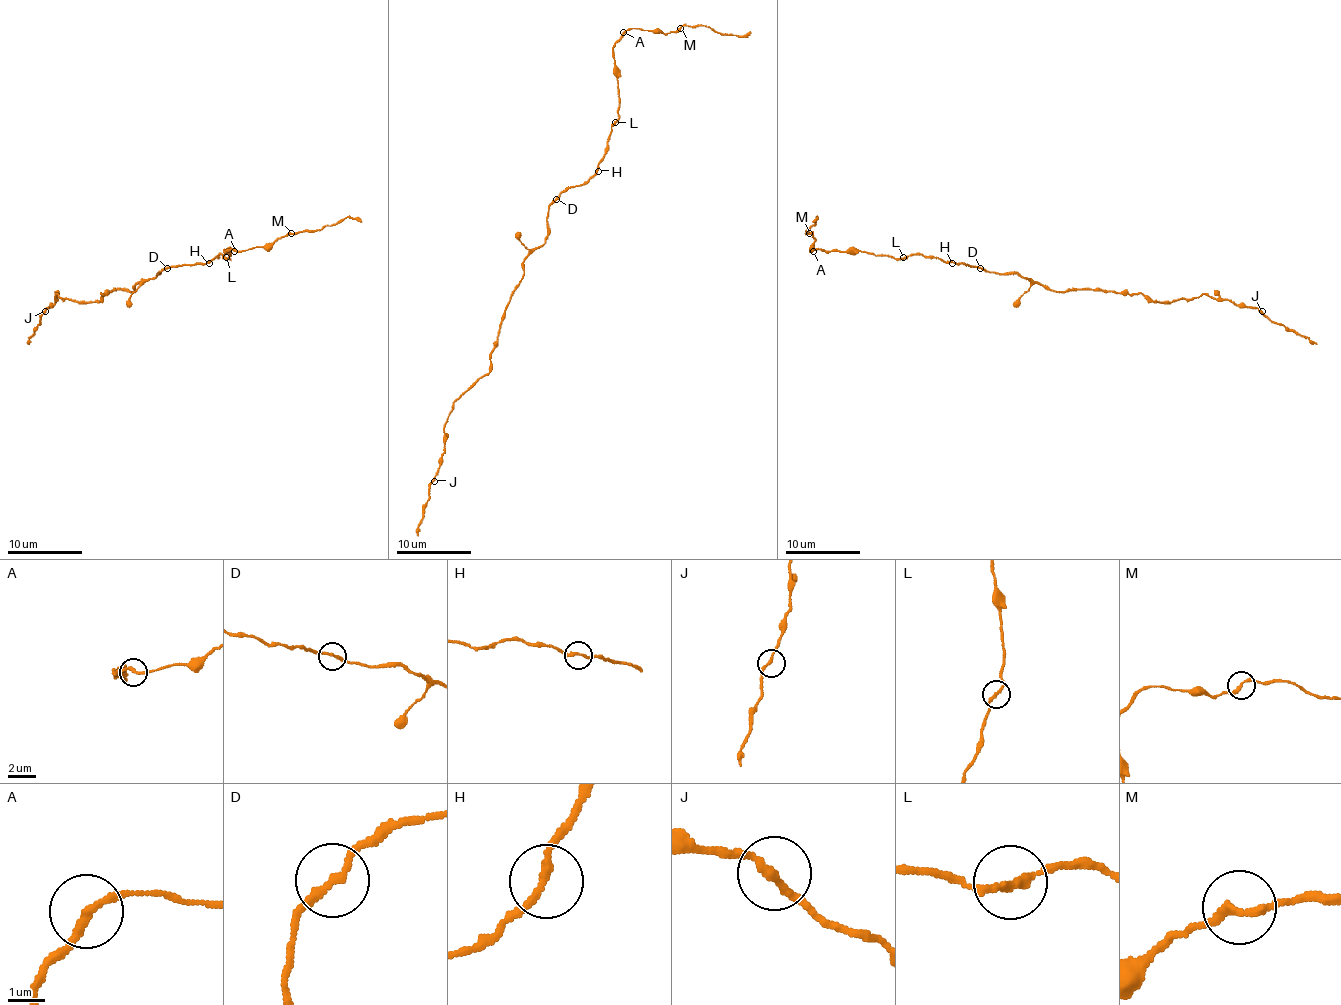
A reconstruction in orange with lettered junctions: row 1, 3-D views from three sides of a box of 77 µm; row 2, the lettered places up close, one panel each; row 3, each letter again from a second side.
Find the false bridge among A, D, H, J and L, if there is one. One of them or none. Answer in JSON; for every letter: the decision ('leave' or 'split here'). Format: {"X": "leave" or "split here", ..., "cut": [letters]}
{"A": "leave", "D": "leave", "H": "leave", "J": "leave", "L": "leave", "cut": []}

